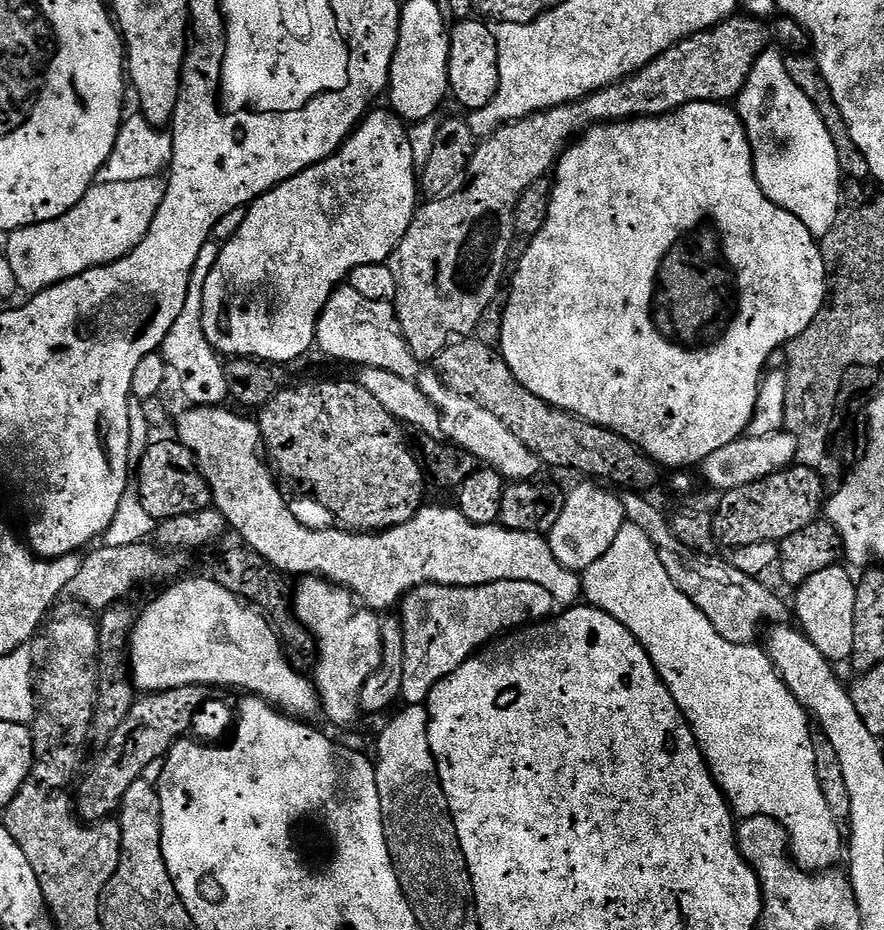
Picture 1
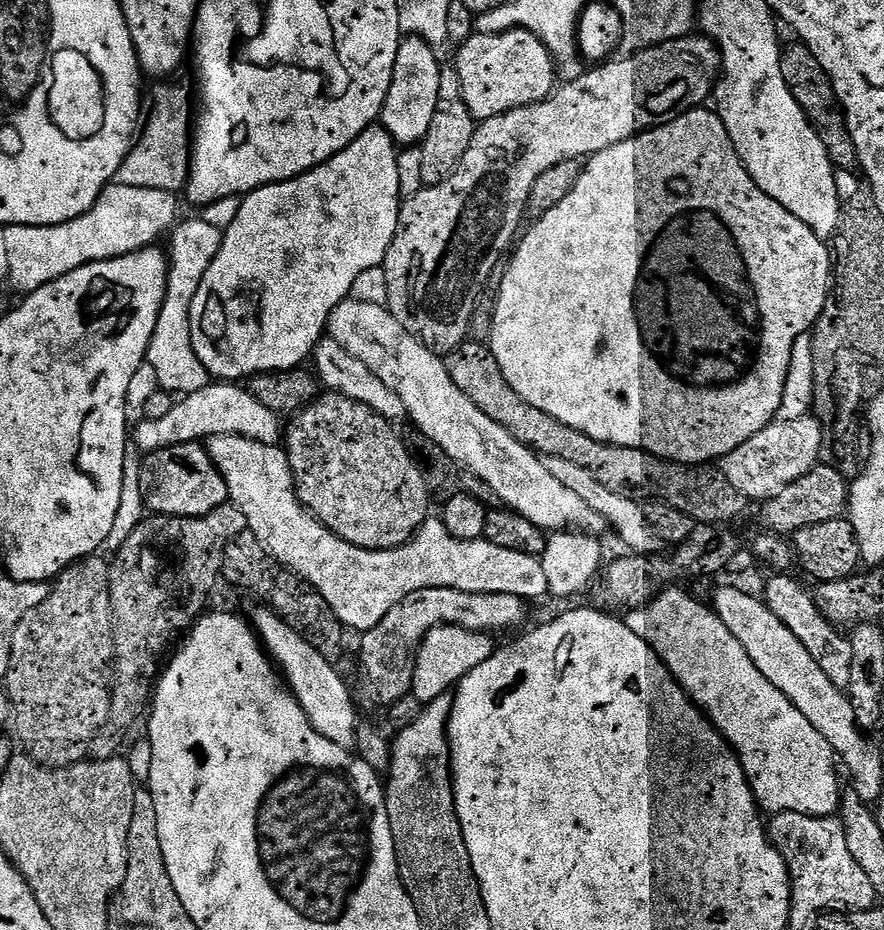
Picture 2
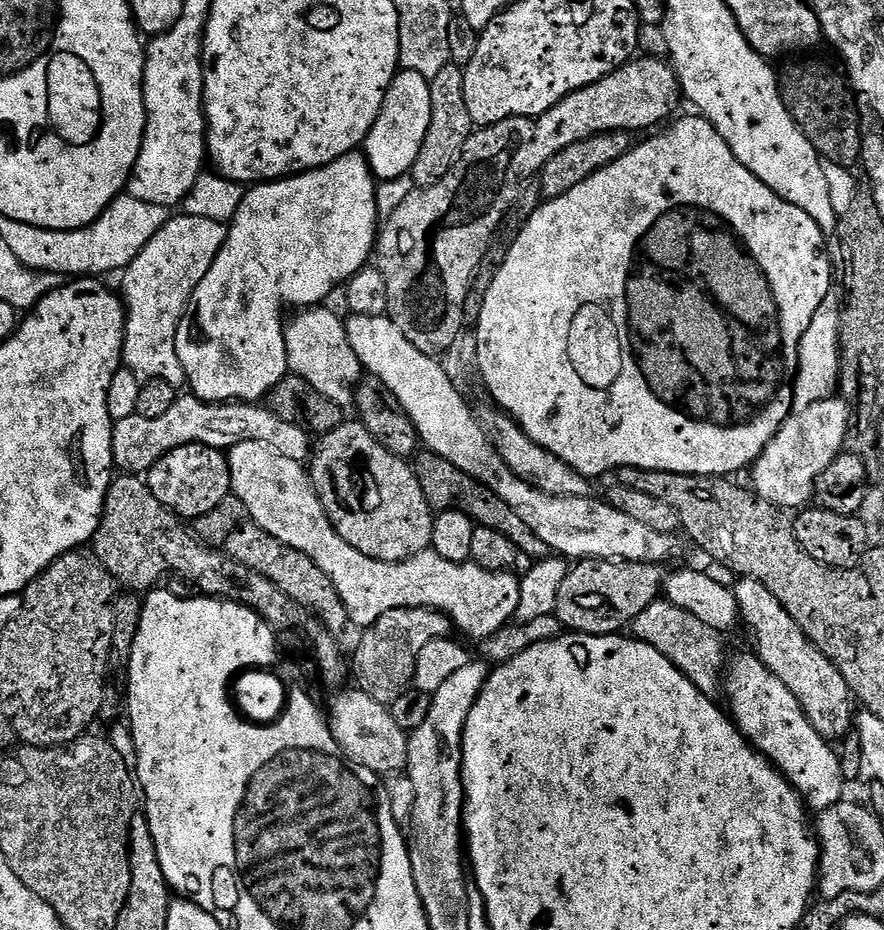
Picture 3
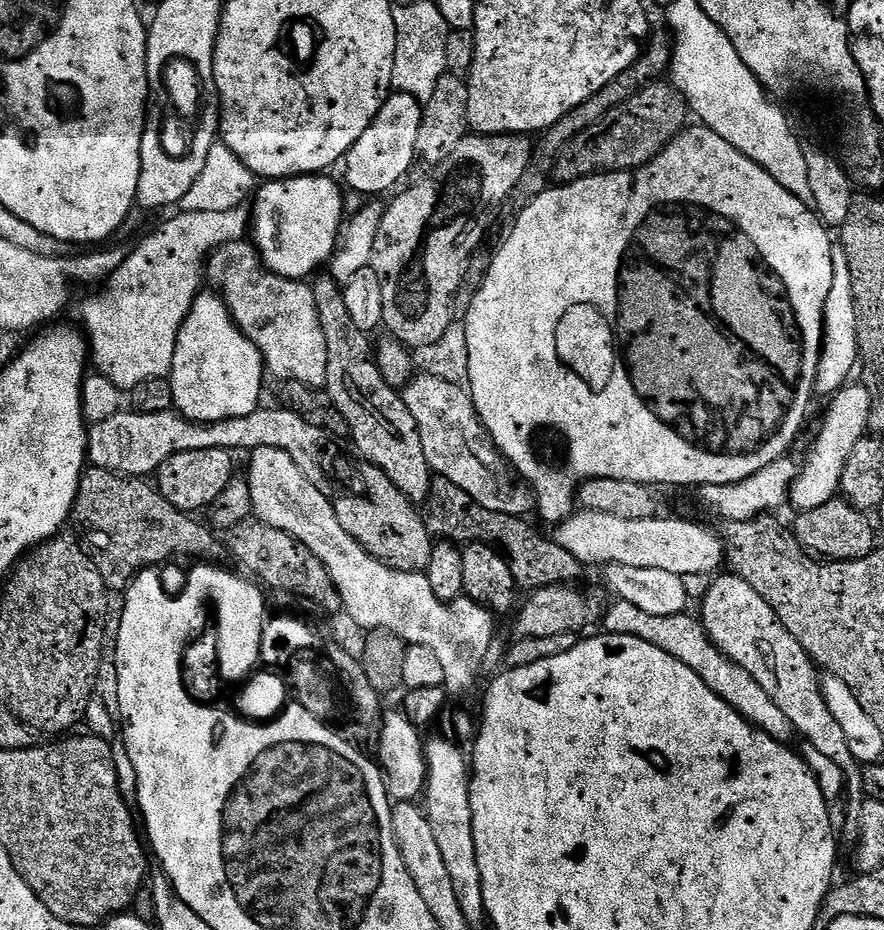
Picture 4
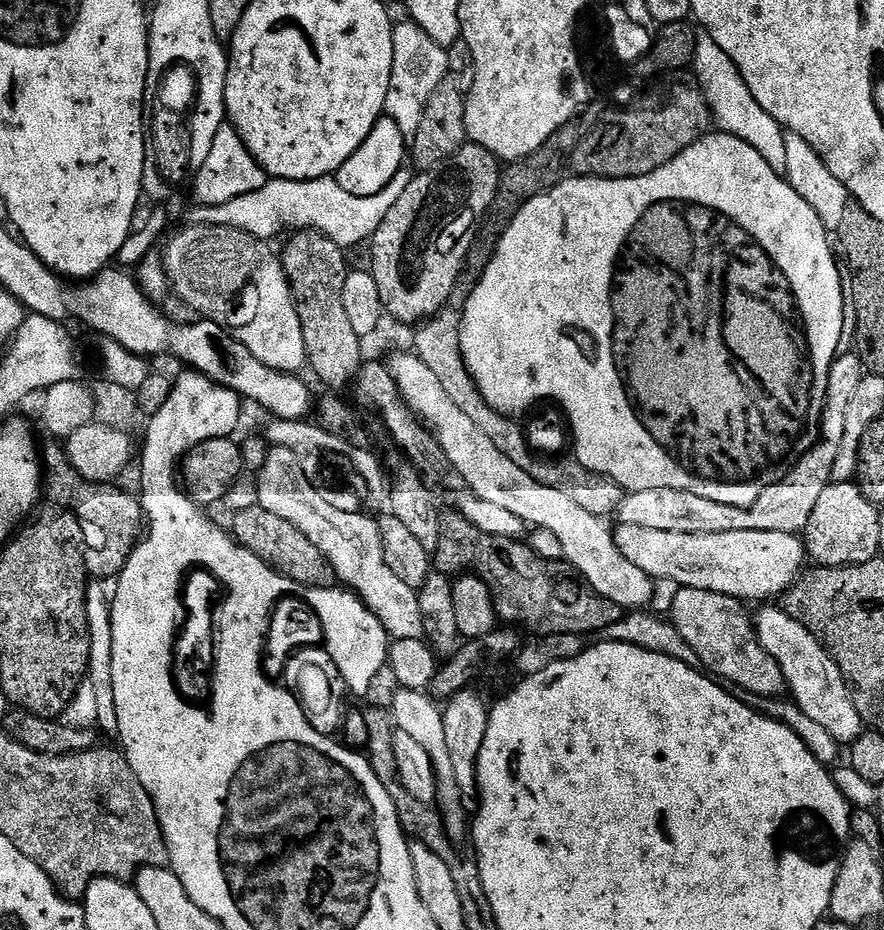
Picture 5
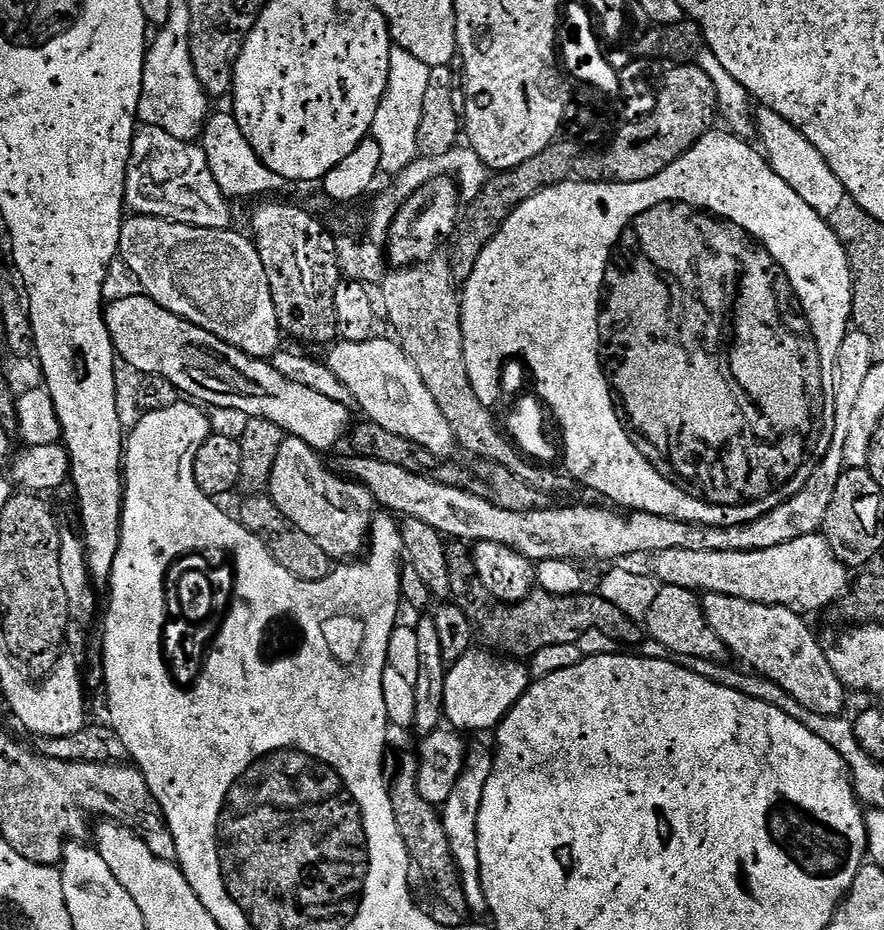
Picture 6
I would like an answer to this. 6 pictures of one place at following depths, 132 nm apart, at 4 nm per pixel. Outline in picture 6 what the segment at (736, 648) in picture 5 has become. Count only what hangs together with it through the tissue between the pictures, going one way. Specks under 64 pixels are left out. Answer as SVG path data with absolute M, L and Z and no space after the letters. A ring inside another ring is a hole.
M664 584L659 589L657 597L654 598L654 602L647 605L646 612L648 612L647 635L651 639L657 640L662 646L666 646L669 653L675 654L677 657L693 656L717 662L725 659L723 656L726 655L726 645L710 626L704 613L704 605L691 588Z

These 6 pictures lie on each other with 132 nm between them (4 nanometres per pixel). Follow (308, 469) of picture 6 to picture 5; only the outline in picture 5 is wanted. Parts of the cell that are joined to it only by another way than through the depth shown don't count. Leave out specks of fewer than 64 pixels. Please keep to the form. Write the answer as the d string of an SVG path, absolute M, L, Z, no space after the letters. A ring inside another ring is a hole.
M273 447L269 451L266 462L258 473L258 479L259 507L298 526L298 530L302 530L302 534L306 534L306 538L310 538L310 542L314 542L314 546L322 550L336 572L337 581L359 596L363 604L378 618L378 622L382 622L393 641L419 640L425 635L417 589L406 586L406 582L402 582L384 561L382 534L375 519L364 516L363 511L347 512L330 506L330 502L326 502L326 498L322 498L318 490L314 490L306 474L302 474L302 466L298 466L295 454L285 448Z

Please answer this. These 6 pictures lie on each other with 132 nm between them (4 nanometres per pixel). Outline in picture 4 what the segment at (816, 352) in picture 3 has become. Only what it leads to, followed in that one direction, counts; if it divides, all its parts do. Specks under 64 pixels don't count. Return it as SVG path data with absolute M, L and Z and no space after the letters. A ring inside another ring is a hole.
M838 240L831 246L831 265L834 266L834 279L827 294L826 306L823 308L823 342L816 375L817 395L832 396L845 387L854 368L859 365L859 348L857 346L857 314L853 298L853 280L850 266L846 259L845 247Z

